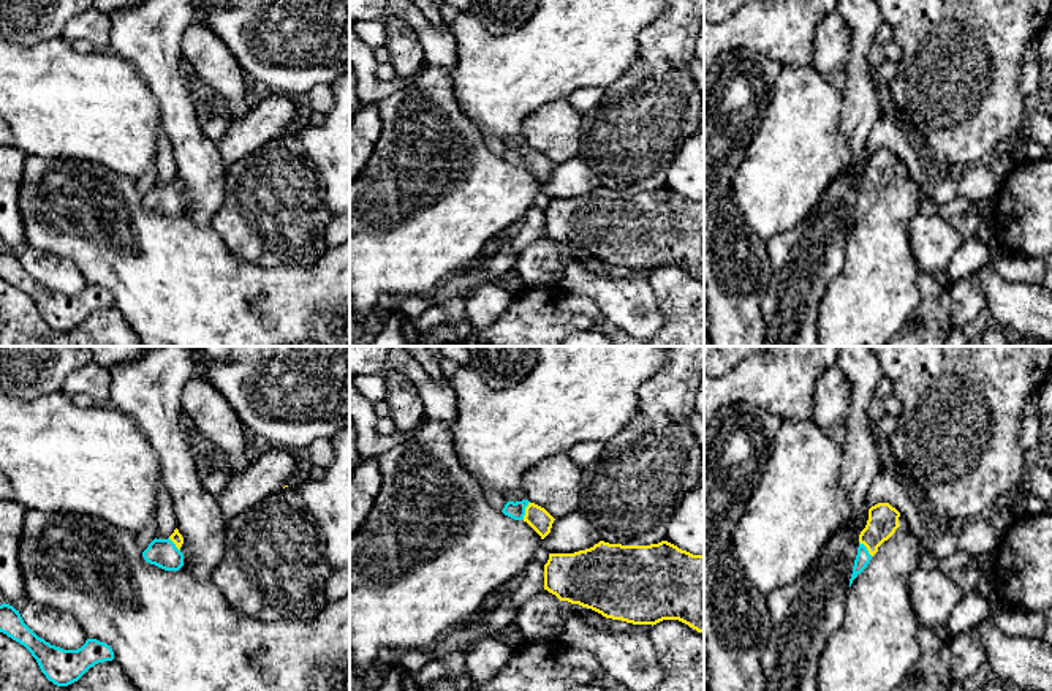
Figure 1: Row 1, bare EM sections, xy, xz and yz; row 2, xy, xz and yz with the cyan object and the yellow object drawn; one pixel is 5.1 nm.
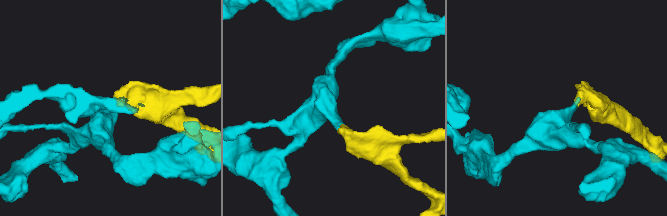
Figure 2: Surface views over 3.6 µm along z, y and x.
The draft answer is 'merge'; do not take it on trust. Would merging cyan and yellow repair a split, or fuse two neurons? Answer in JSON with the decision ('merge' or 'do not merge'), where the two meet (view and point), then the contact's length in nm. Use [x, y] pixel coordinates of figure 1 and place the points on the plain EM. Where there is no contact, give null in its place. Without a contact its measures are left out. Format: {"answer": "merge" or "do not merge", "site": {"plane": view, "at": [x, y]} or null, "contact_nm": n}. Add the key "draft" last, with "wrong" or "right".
{"answer": "merge", "site": {"plane": "xz", "at": [524, 157]}, "contact_nm": 100, "draft": "right"}

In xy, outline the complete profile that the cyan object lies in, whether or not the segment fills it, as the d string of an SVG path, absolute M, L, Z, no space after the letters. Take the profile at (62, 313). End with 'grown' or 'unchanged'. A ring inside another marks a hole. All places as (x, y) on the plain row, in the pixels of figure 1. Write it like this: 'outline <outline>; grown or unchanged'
outline M9 250L0 251L0 278L24 291L36 305L41 318L57 332L78 327L98 308L112 307L112 294L96 285L87 285L78 296L63 296L38 283Z; unchanged

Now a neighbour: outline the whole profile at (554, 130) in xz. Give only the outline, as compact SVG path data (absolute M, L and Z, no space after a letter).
M568 98L541 106L522 122L522 136L530 149L544 153L554 164L577 157L581 117Z

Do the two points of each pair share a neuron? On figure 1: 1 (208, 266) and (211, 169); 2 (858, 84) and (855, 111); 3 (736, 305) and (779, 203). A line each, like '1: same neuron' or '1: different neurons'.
1: different neurons
2: same neuron
3: different neurons

